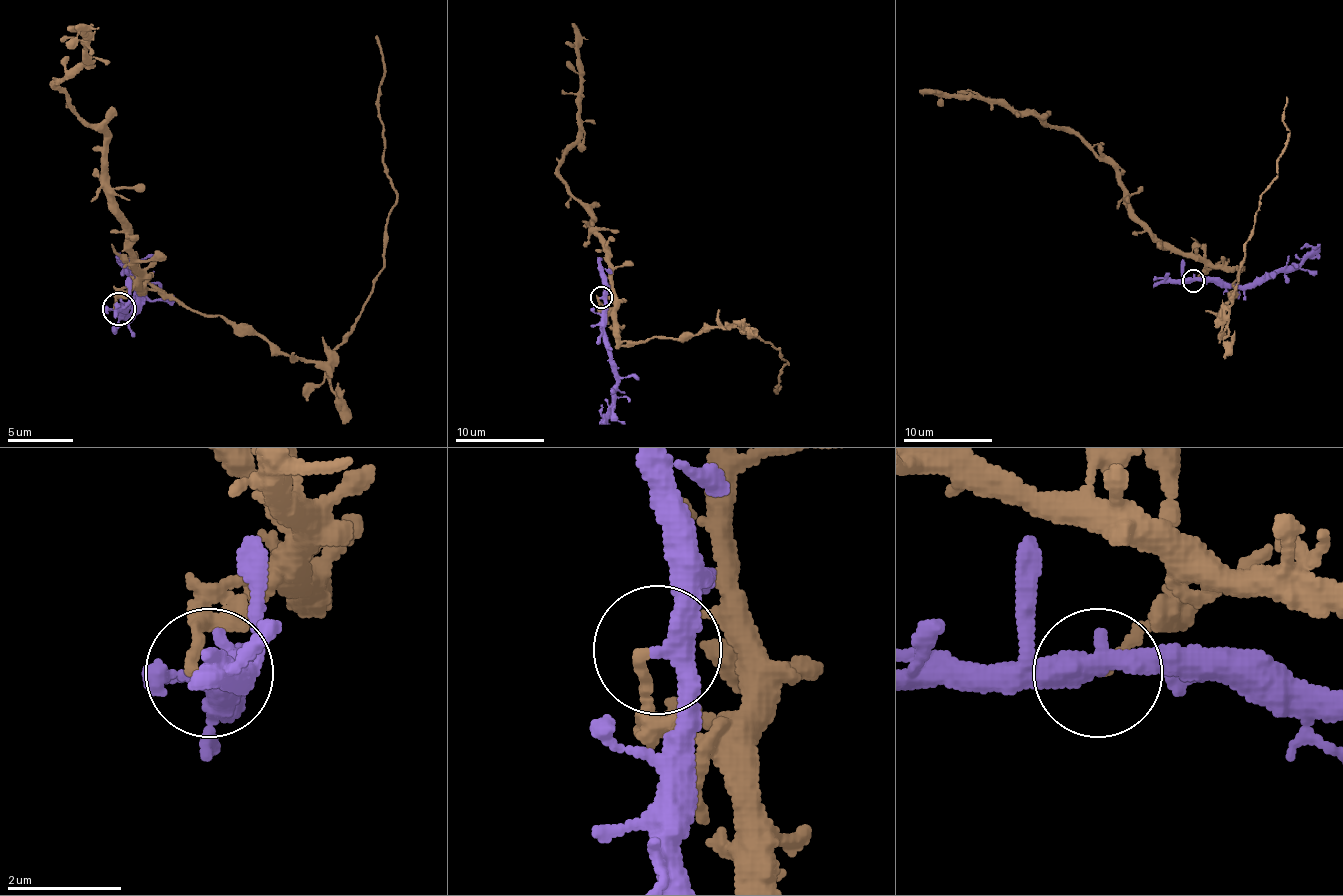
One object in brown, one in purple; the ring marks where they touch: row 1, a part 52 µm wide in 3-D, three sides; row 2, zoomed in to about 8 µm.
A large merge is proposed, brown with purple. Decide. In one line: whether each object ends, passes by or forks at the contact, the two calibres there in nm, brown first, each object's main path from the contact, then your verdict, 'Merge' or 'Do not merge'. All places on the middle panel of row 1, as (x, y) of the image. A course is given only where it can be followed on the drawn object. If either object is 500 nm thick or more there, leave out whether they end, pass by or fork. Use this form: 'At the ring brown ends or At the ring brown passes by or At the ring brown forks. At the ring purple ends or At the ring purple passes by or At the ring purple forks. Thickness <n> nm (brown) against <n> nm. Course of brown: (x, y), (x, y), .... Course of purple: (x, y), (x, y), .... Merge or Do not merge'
At the ring brown ends. At the ring purple passes by. Thickness 180 nm (brown) against 400 nm. Course of brown: (600, 297), (598, 303), (622, 341), (686, 339), (715, 328), (742, 328), (780, 350), (788, 363), (773, 392). Course of purple: (600, 297), (604, 299), (609, 363), (616, 374), (616, 407), (609, 416), (624, 423). Do not merge

